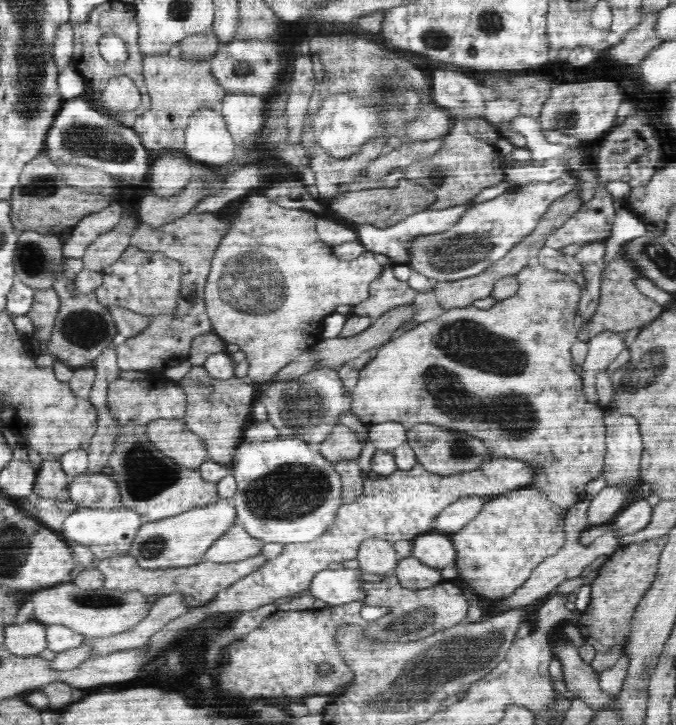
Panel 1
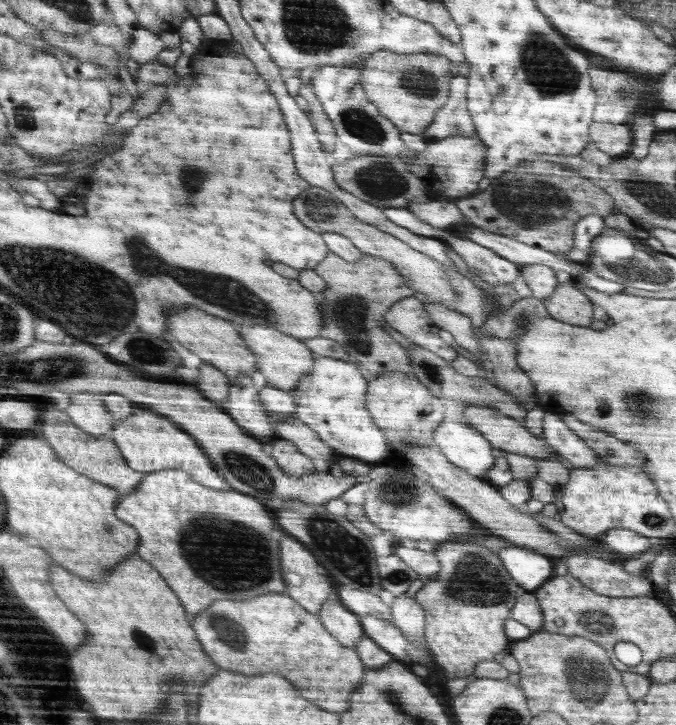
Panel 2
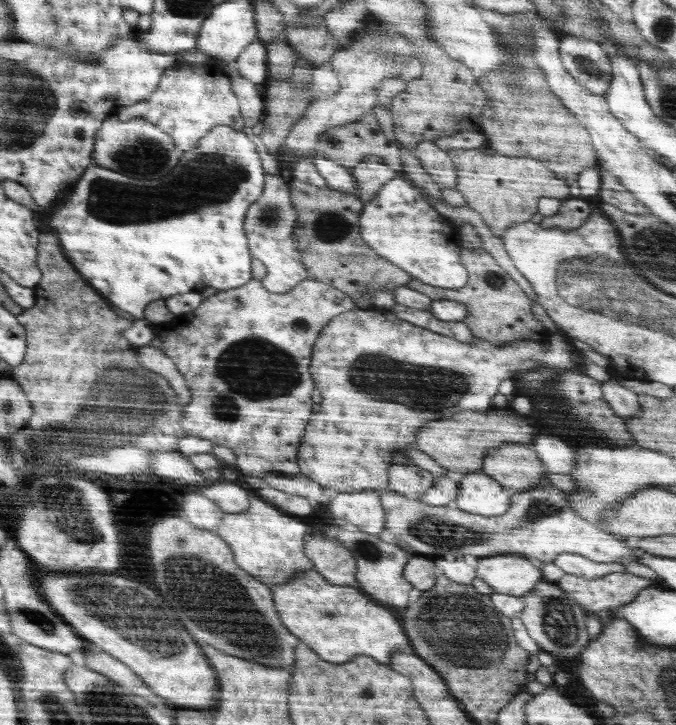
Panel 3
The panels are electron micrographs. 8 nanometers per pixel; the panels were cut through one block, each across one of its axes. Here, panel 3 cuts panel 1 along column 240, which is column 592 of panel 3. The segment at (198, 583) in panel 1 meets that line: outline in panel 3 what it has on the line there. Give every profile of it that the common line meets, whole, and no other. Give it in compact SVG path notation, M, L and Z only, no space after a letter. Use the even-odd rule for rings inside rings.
M564 553L554 559L553 563L564 573L583 576L590 580L602 579L603 576L612 573L627 572L626 564L593 561L578 553Z

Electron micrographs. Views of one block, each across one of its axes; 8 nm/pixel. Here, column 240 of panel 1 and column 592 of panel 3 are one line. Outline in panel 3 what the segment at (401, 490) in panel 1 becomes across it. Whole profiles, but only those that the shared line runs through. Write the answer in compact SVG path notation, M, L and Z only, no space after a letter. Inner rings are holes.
M626 571L592 580L564 573L556 583L569 592L581 607L593 614L600 610L624 607L636 599L640 591L653 584L650 579Z

